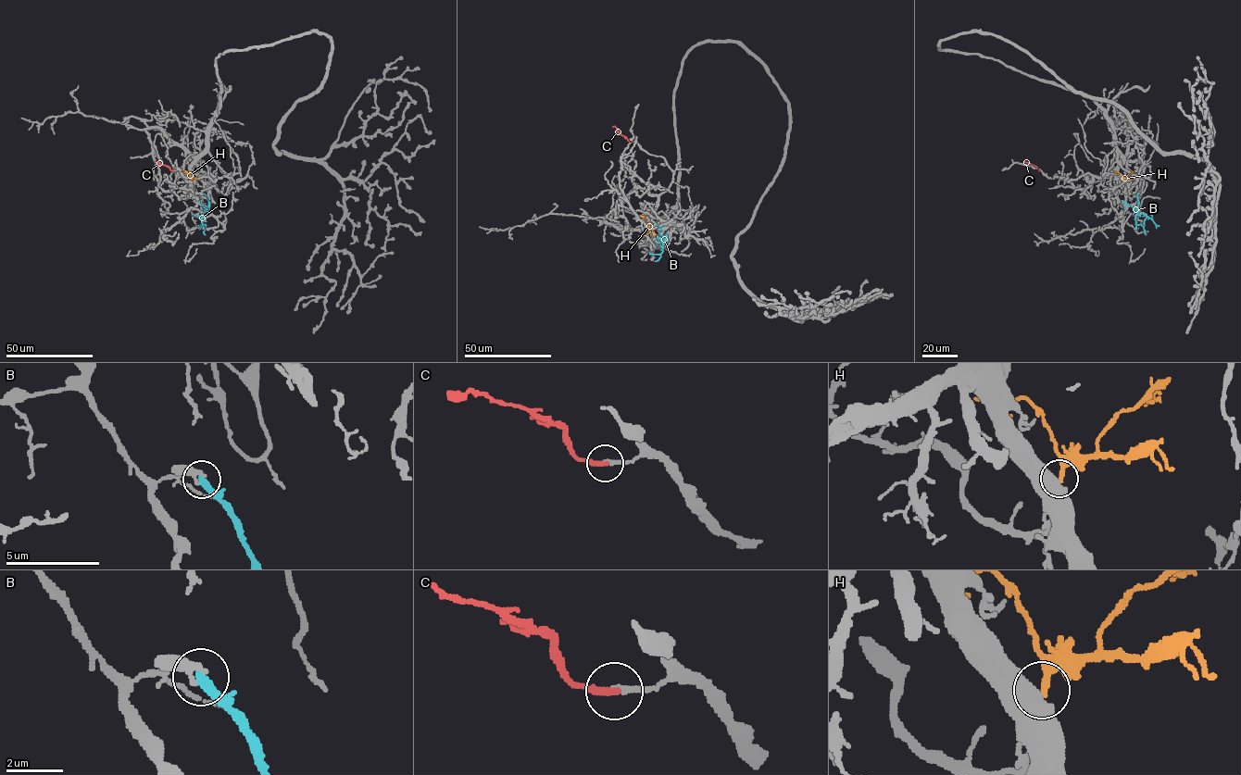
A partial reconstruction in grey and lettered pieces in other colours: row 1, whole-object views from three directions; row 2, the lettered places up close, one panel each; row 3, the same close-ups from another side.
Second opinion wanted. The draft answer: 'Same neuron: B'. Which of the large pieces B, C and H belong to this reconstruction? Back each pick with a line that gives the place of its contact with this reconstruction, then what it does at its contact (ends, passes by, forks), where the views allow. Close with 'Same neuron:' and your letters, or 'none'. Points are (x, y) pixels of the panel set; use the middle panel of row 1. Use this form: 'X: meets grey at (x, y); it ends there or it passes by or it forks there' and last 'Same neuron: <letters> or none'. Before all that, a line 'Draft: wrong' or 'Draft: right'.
Draft: wrong
C: meets grey at (632, 141); it ends there
Same neuron: C

